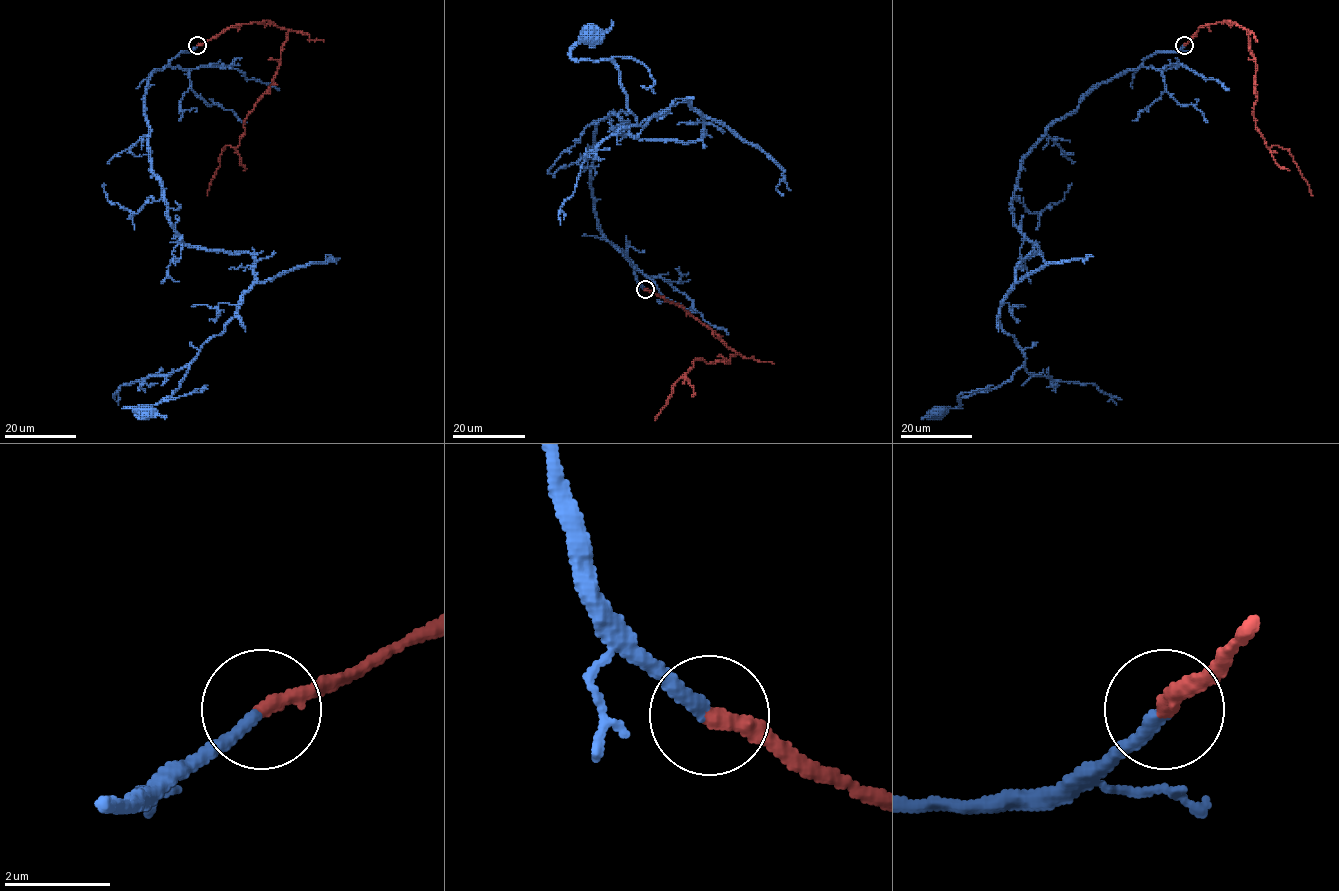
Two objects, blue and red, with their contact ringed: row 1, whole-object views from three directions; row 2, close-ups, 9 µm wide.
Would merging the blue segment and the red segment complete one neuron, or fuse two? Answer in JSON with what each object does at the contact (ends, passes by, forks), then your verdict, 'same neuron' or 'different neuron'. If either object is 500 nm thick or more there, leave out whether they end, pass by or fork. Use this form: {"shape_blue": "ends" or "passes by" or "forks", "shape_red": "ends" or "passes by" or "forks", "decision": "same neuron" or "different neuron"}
{"shape_blue": "ends", "shape_red": "ends", "decision": "same neuron"}

